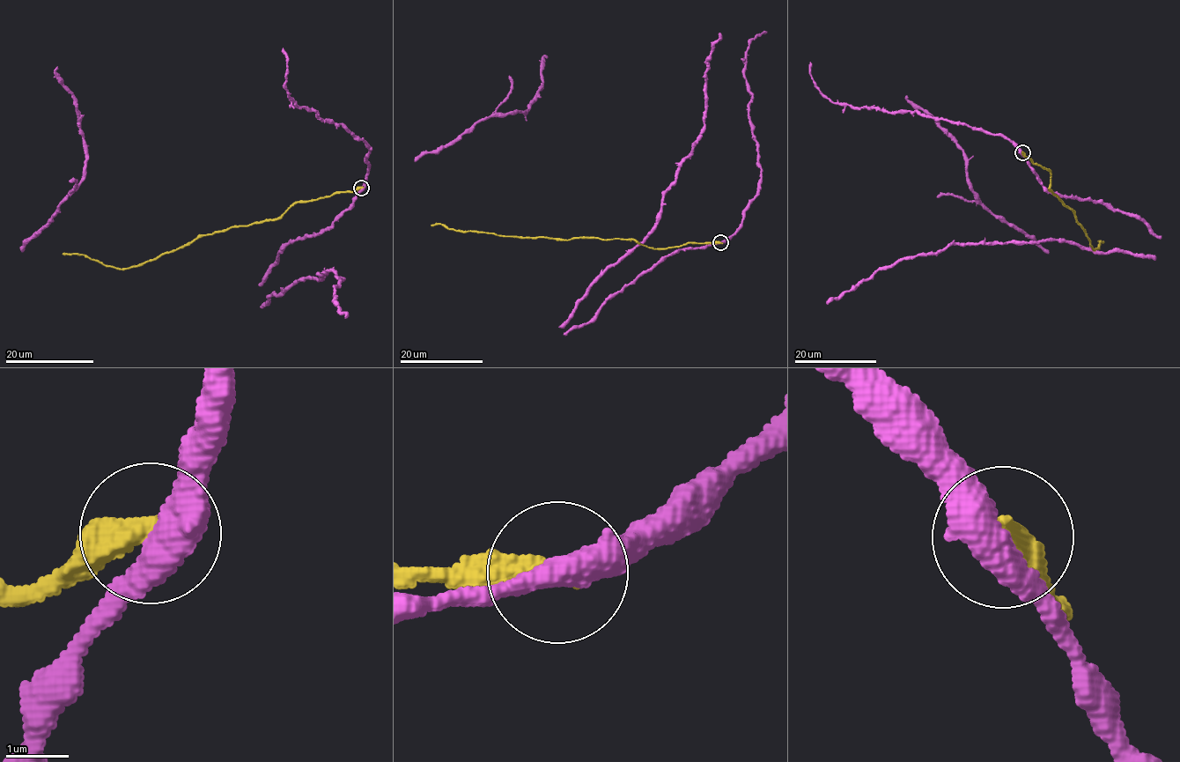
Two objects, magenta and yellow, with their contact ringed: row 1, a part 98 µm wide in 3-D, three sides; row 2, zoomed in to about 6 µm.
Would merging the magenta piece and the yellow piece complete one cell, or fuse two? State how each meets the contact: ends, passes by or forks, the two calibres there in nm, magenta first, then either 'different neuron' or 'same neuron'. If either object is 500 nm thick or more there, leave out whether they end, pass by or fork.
magenta passes by; yellow ends; calibres 460 and 440 nm; different neuron

